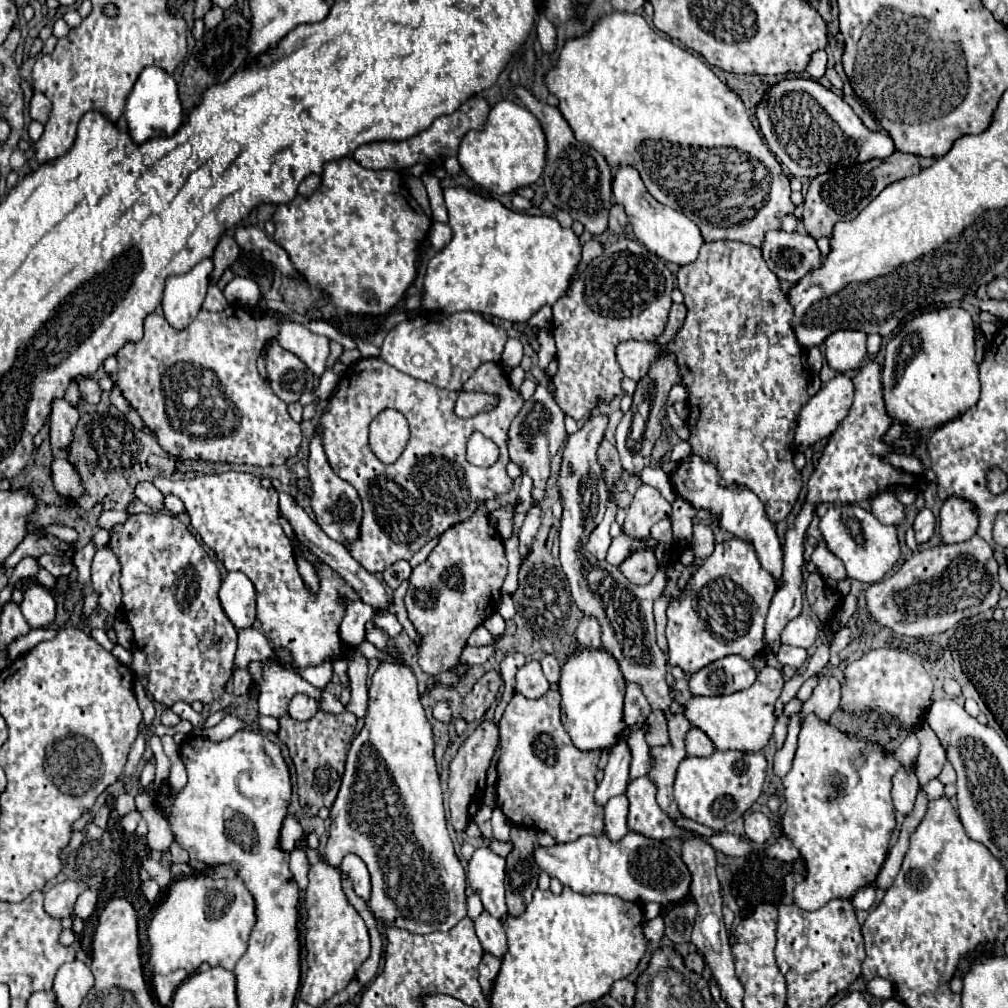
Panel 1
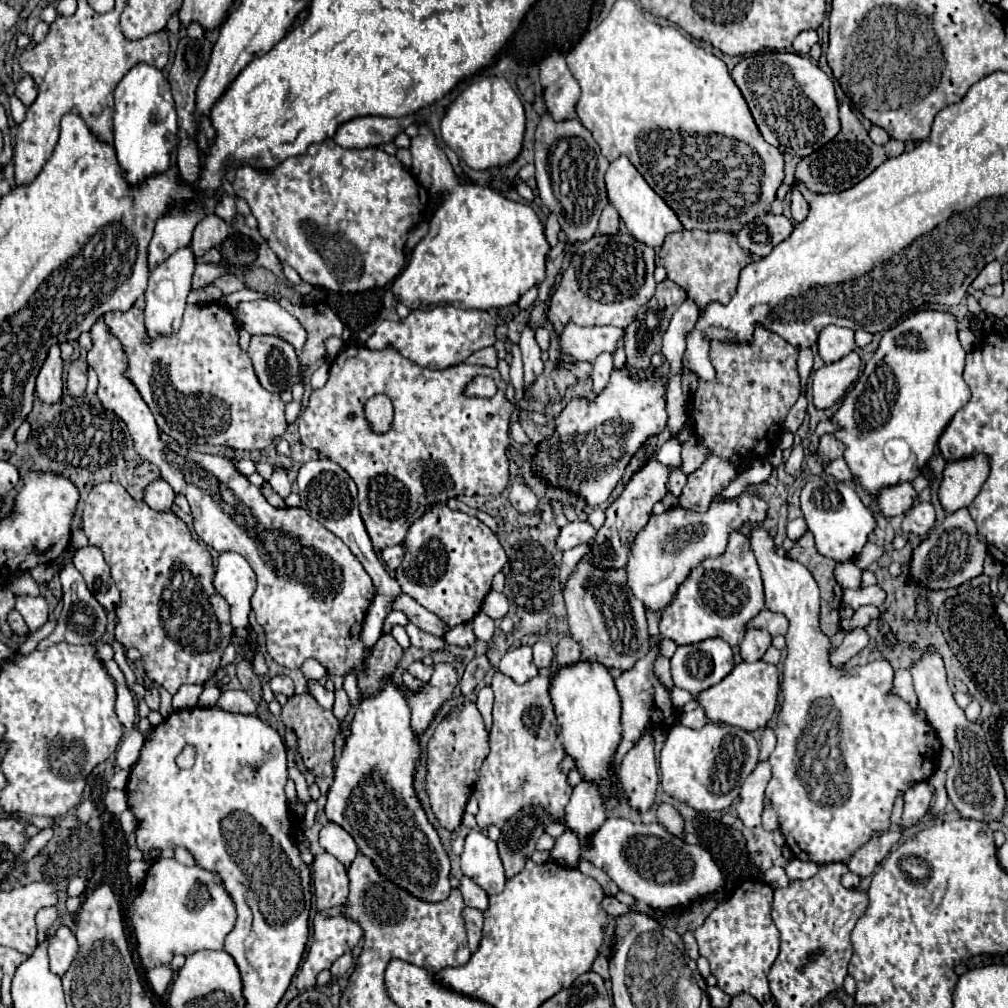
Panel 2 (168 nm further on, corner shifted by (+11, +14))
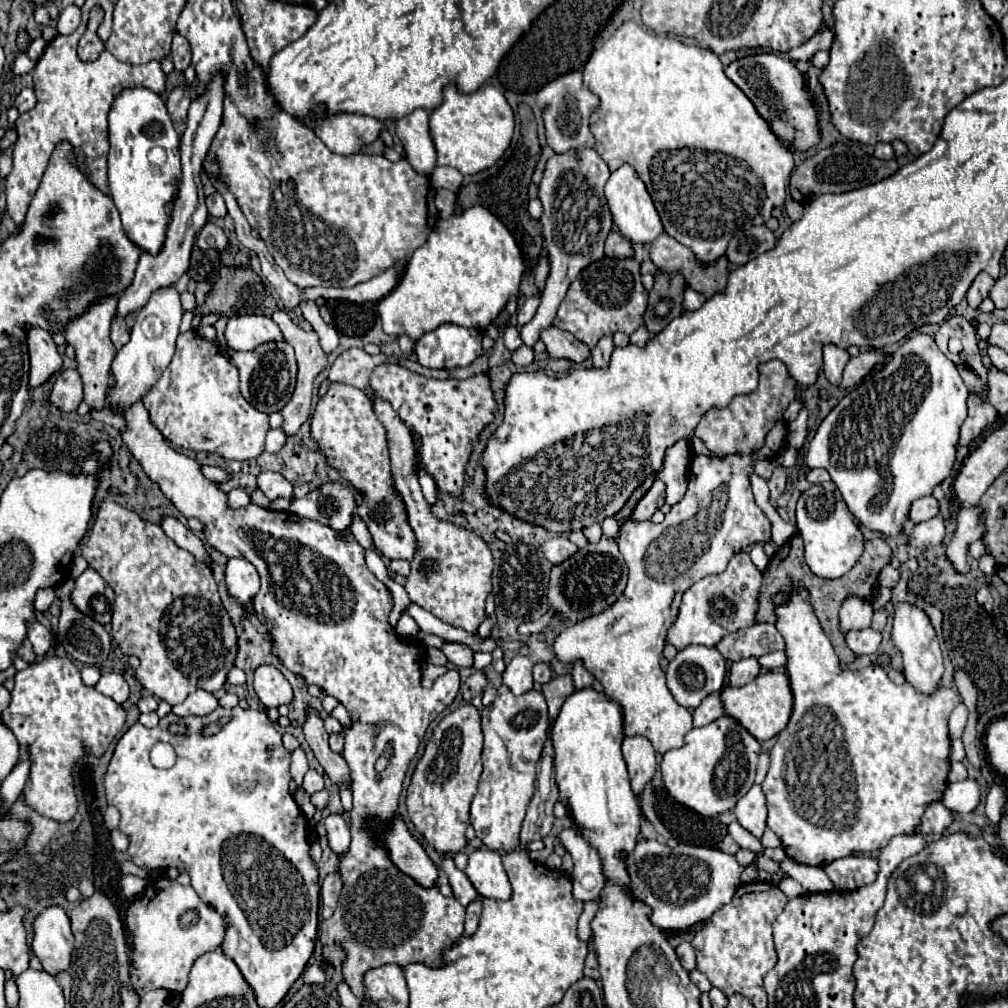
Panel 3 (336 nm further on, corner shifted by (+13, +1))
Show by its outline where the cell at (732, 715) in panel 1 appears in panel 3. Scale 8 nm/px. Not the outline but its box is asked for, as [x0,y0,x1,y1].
[722,672,792,742]

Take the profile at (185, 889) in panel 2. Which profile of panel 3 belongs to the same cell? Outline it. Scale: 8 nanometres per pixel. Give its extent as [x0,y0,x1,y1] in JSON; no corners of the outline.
[126,878,226,992]

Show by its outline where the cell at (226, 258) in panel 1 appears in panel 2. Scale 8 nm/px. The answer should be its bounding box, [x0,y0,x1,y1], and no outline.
[192,215,228,257]

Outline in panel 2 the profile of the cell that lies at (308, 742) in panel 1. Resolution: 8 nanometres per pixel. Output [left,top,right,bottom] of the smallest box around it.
[280,693,340,795]

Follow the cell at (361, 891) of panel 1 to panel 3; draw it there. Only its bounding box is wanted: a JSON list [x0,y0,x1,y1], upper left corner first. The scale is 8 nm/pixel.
[324,814,350,856]

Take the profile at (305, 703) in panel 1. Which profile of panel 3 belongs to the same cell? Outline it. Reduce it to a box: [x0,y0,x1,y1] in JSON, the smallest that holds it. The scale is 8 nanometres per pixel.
[254,664,294,708]

